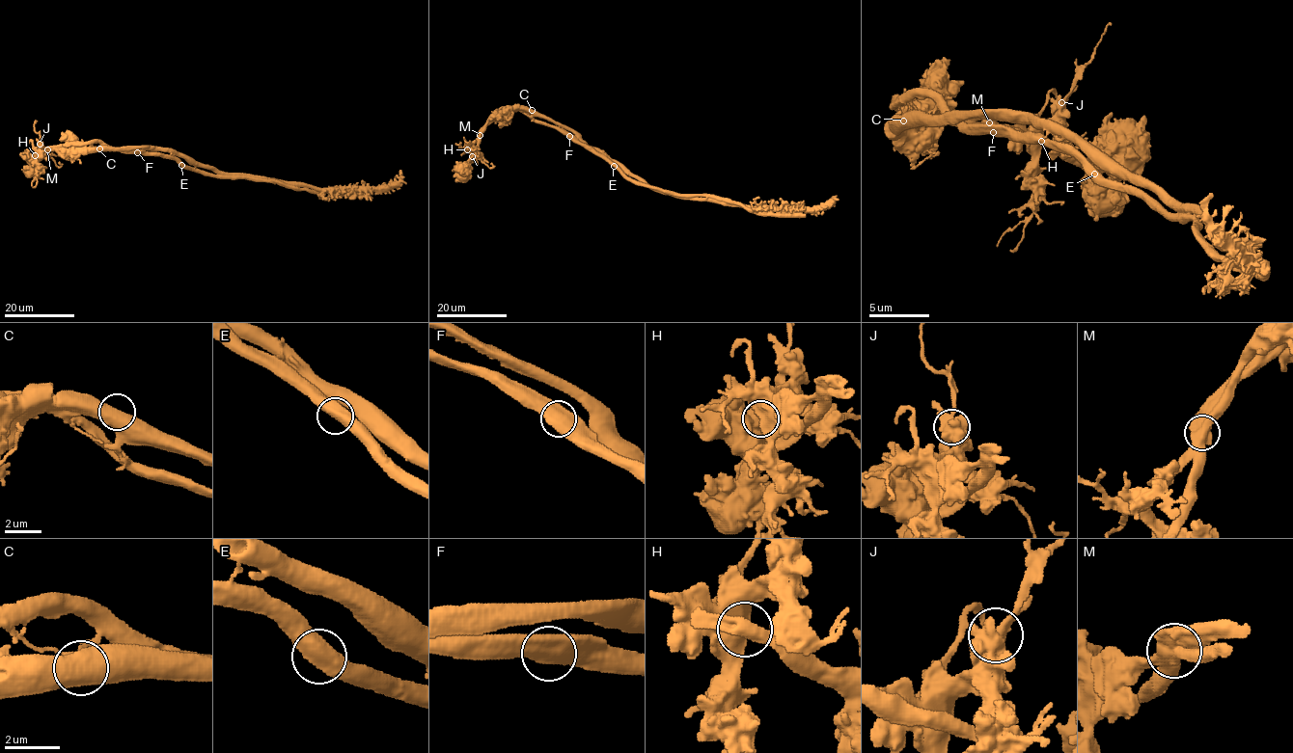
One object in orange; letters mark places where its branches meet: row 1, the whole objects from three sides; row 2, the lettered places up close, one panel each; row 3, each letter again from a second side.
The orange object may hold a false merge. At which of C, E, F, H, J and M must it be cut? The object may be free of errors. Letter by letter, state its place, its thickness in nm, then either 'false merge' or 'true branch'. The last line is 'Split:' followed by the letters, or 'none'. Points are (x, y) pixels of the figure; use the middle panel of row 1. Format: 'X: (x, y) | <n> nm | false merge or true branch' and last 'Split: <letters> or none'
C: (532, 110) | 650 nm | true branch
E: (614, 166) | 600 nm | true branch
F: (569, 136) | 650 nm | true branch
H: (467, 149) | 700 nm | true branch
J: (472, 156) | 600 nm | true branch
M: (480, 135) | 700 nm | false merge
Split: M

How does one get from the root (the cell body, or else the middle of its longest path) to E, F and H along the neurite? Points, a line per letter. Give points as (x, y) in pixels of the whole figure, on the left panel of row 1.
E: (191, 163), (175, 154), (181, 165)
F: (191, 163), (175, 154), (137, 152)
H: (191, 163), (172, 151), (149, 147), (47, 148), (35, 155)

